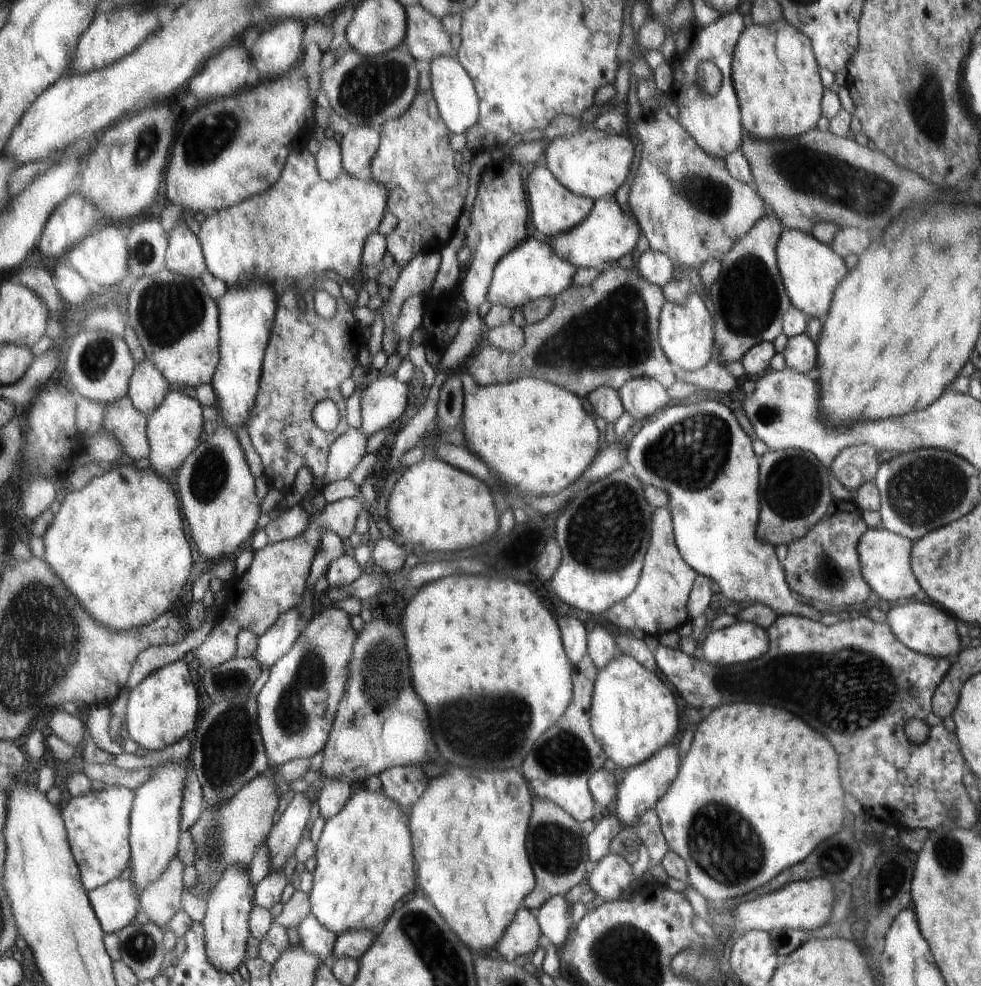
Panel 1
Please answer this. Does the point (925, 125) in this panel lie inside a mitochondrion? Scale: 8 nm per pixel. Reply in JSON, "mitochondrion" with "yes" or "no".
{"mitochondrion":"yes"}

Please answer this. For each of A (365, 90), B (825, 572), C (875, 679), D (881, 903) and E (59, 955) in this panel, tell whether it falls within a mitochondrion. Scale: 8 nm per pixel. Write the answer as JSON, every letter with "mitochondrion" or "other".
{"A":"mitochondrion","B":"mitochondrion","C":"mitochondrion","D":"mitochondrion","E":"other"}

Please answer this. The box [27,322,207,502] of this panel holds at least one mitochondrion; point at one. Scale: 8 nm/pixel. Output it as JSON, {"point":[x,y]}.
{"point":[96,359]}

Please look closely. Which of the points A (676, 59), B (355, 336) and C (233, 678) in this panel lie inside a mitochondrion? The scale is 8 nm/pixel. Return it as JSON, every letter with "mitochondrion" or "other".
{"A":"other","B":"other","C":"mitochondrion"}

